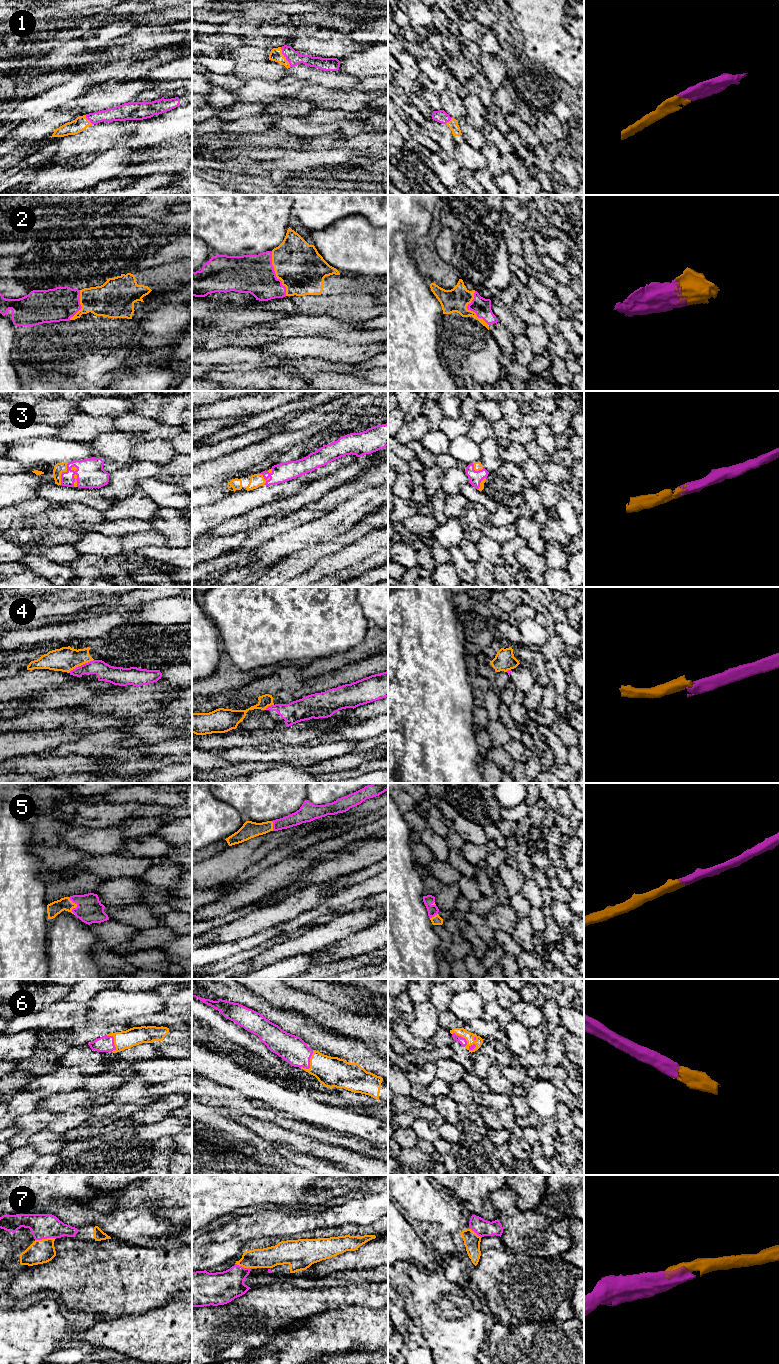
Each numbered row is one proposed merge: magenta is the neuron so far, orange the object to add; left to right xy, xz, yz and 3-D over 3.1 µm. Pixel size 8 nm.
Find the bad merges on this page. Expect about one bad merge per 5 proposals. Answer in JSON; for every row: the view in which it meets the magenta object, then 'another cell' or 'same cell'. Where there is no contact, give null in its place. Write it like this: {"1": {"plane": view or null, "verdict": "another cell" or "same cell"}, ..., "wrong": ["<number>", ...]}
{"1": {"plane": "xz", "verdict": "same cell"}, "2": {"plane": "xz", "verdict": "same cell"}, "3": {"plane": "xy", "verdict": "same cell"}, "4": {"plane": "xy", "verdict": "another cell"}, "5": {"plane": "xy", "verdict": "same cell"}, "6": {"plane": "xz", "verdict": "same cell"}, "7": {"plane": "xz", "verdict": "same cell"}, "wrong": ["4"]}

